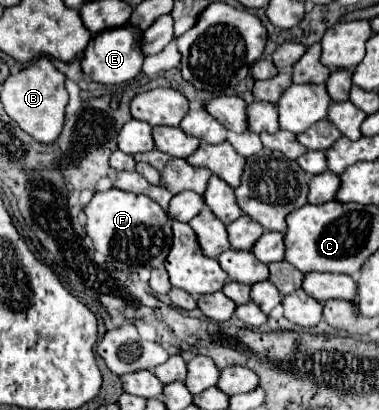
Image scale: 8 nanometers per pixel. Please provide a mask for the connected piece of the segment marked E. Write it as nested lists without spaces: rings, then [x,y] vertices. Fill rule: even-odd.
[[[129,26],[99,32],[97,36],[91,38],[89,46],[85,48],[81,58],[81,68],[93,82],[99,84],[121,84],[133,80],[141,72],[141,64],[143,64],[139,42],[141,42],[141,34]]]

